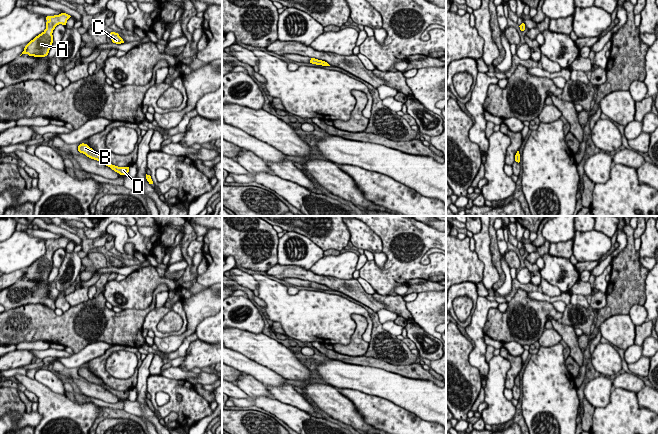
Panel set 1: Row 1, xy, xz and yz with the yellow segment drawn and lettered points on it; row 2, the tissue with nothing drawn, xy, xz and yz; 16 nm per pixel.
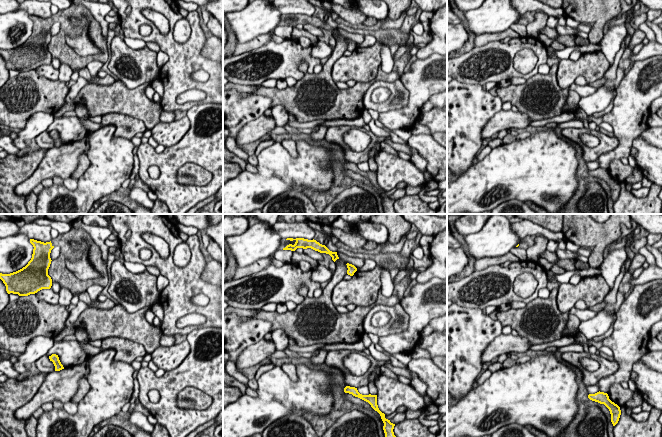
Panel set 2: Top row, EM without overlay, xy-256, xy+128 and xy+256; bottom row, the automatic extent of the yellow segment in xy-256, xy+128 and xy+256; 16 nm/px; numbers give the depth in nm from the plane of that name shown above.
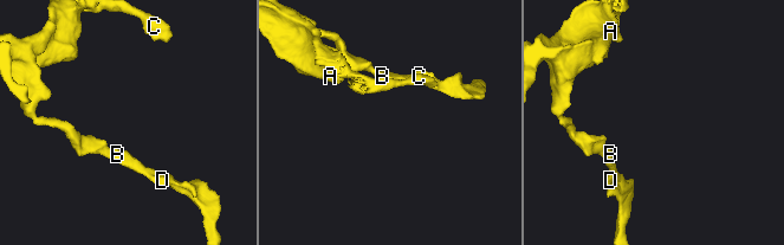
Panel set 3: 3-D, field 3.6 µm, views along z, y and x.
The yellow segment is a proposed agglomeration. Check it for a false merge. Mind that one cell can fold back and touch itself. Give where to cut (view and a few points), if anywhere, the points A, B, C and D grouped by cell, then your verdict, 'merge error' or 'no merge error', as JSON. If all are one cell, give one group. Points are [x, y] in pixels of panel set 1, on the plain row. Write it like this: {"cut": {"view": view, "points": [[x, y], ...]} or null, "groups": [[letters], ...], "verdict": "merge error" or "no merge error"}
{"cut": null, "groups": [["A", "B", "C", "D"]], "verdict": "no merge error"}

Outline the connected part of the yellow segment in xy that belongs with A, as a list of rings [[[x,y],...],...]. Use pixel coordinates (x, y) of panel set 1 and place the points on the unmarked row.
[[[66,237],[46,241],[46,253],[31,264],[24,272],[22,278],[28,278],[34,281],[45,281],[53,267],[53,254],[59,248],[66,249],[71,240]]]

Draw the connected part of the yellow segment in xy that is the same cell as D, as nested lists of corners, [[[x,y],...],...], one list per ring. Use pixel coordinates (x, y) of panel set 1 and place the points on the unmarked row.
[[[80,368],[78,370],[78,375],[80,377],[85,378],[87,381],[100,385],[103,388],[105,388],[106,390],[110,391],[112,394],[114,394],[115,396],[119,397],[120,399],[126,399],[129,396],[129,391],[118,391],[115,389],[110,388],[109,386],[106,386],[103,384],[102,380],[99,379],[96,375],[94,375],[92,372],[90,372],[87,368]]]

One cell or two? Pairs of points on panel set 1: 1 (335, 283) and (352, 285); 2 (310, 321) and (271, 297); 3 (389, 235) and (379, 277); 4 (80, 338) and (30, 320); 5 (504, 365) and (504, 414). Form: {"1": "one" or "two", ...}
{"1": "one", "2": "one", "3": "one", "4": "one", "5": "one"}

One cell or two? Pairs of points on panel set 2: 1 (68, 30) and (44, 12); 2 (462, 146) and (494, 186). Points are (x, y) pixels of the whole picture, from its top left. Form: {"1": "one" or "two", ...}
{"1": "two", "2": "two"}

